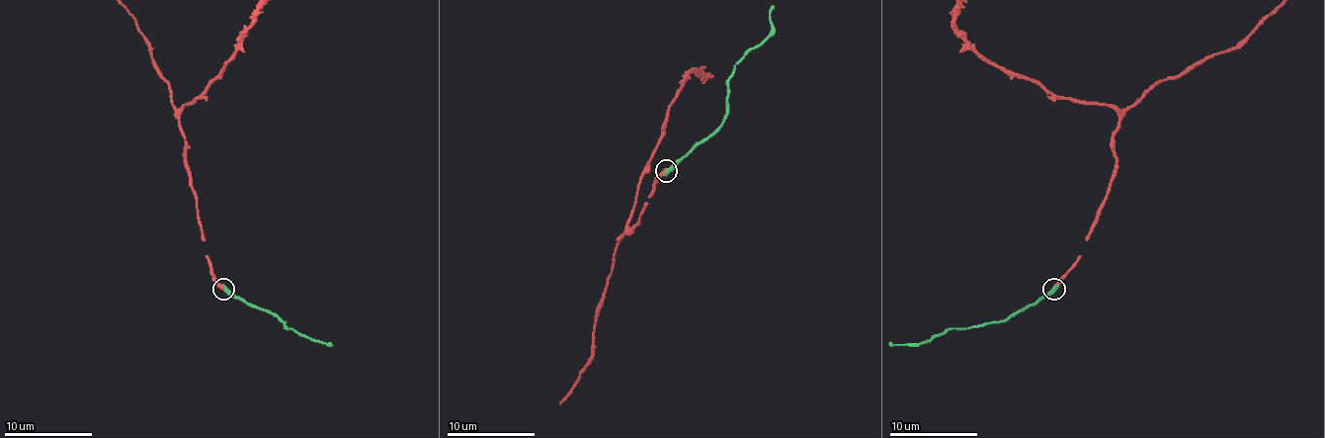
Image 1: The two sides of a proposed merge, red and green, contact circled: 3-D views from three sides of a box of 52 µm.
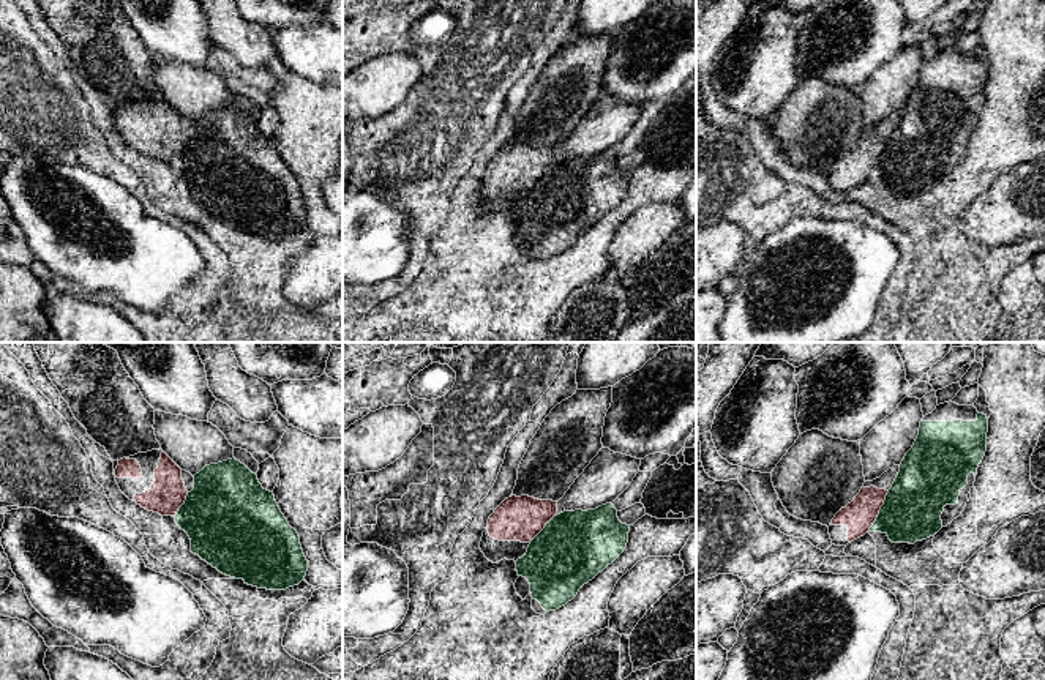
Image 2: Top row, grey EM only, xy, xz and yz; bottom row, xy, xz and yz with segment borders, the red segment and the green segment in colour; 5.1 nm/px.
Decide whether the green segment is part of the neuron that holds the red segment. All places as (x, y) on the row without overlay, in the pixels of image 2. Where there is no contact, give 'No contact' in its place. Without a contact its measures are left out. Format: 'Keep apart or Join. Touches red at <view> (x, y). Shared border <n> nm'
Keep apart. Touches red at yz (878, 158). Shared border 240 nm

